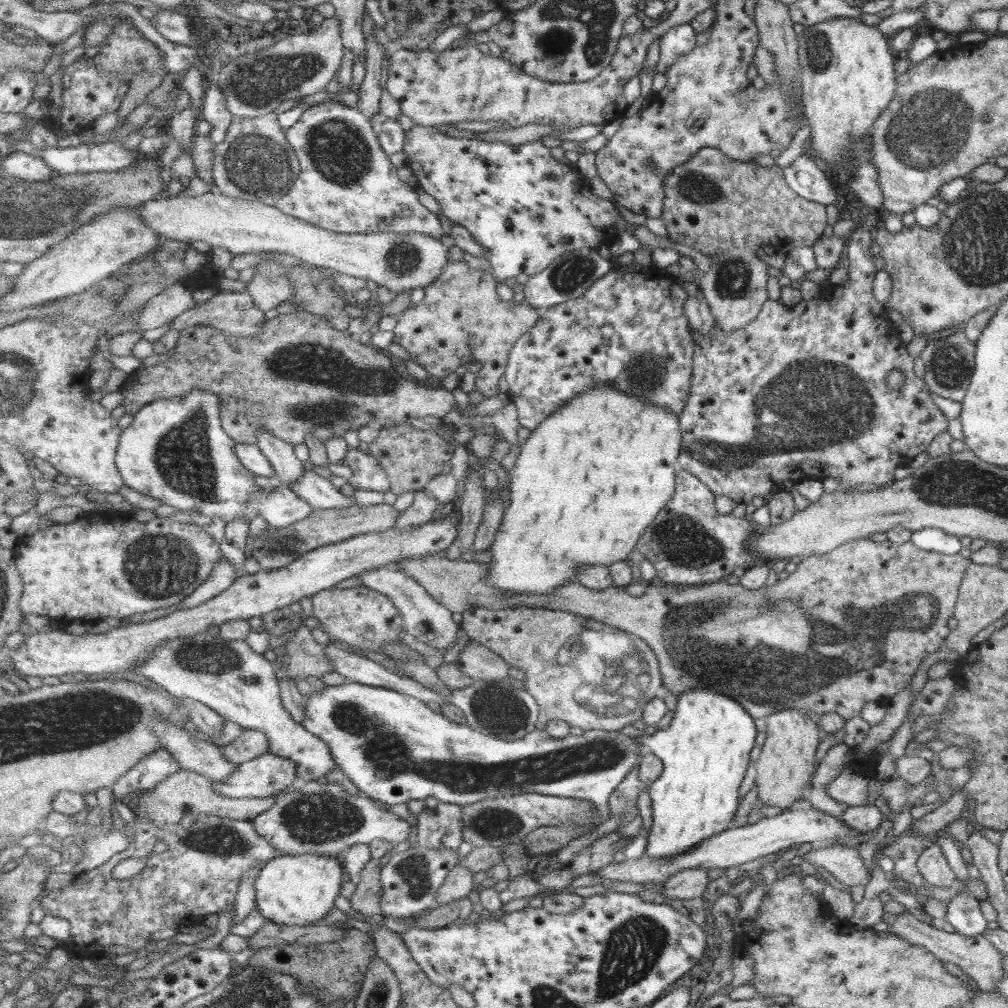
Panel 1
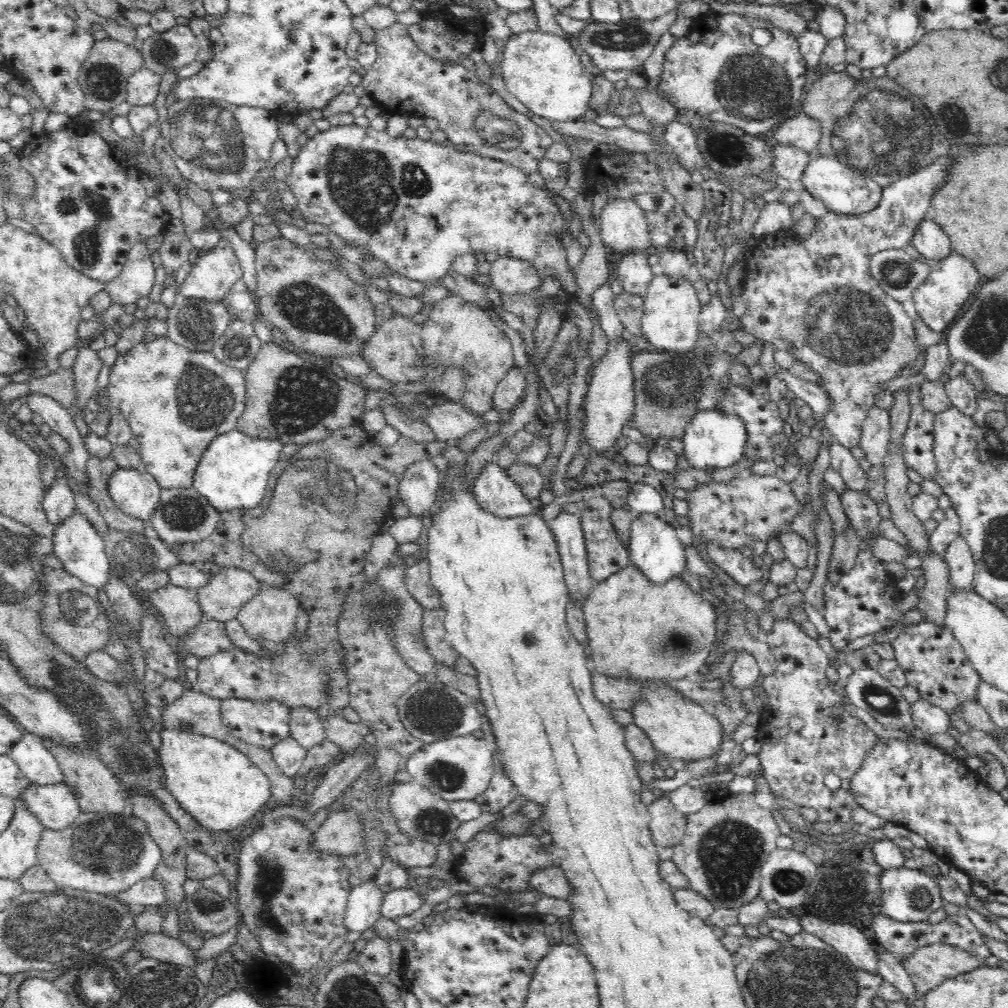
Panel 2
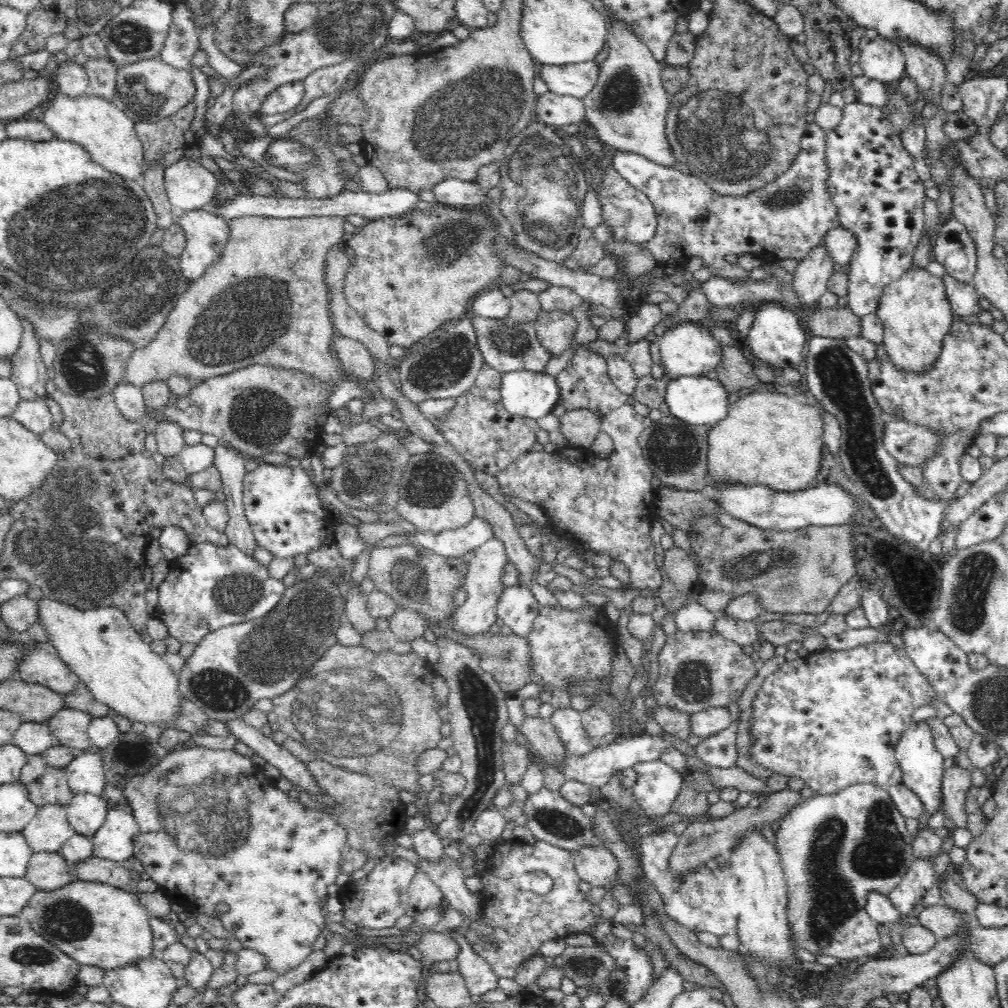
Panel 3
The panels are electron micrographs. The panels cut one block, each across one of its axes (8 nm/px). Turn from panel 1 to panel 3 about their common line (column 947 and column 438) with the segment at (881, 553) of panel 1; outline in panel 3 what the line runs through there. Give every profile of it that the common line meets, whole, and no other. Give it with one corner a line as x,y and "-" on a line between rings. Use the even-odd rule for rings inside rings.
416,545
376,547
370,553
367,576
374,588
388,593
396,601
396,606
417,610
430,622
448,618
454,609
453,590
461,583
463,575
462,557
440,556
-
443,628
436,629
435,633
438,635
448,635
454,641
460,641
460,643
464,643
464,645
474,649
480,655
480,666
482,669
494,675
496,681
500,683
502,690
507,694
512,695
520,688
524,688
525,684
532,682
534,661
530,658
530,643
528,643
527,637
504,631
499,635
491,635
488,632
484,632
480,636
468,638
467,636
457,636
455,632
449,632
449,630
444,630

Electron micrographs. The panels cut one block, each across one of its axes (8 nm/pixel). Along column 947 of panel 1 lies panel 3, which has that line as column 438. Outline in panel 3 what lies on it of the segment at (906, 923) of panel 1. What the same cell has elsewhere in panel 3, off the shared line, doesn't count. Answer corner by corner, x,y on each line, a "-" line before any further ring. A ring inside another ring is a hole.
428,932
418,942
420,953
424,955
424,964
443,964
445,961
457,960
461,954
460,943
449,932

